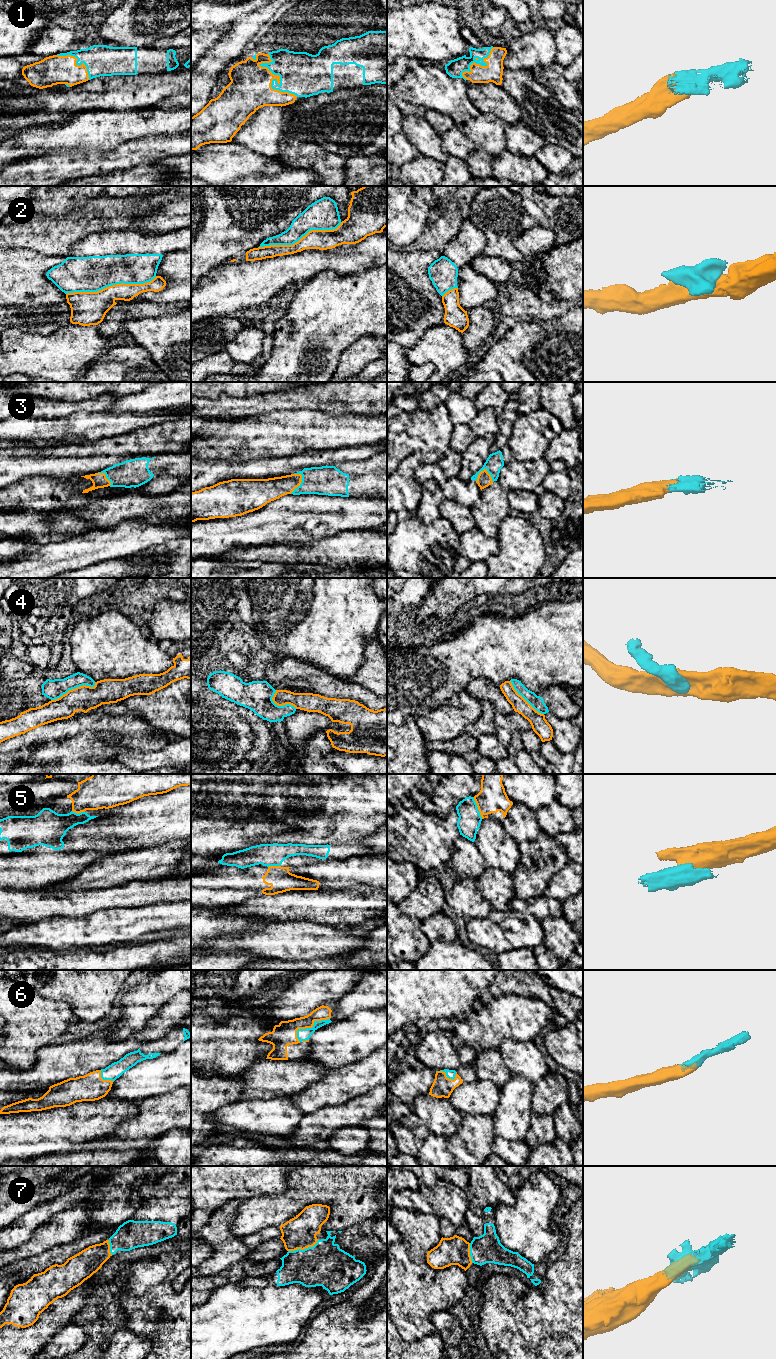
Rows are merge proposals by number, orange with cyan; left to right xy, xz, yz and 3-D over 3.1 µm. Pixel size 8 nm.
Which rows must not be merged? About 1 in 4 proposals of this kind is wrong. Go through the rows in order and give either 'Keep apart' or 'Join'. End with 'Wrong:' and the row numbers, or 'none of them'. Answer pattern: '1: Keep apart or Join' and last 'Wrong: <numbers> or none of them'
1: Join
2: Keep apart
3: Join
4: Keep apart
5: Keep apart
6: Join
7: Join
Wrong: 2, 4, 5

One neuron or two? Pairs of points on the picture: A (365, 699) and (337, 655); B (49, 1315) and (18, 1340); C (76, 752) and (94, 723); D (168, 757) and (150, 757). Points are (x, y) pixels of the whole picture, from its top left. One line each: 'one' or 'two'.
A: two
B: one
C: two
D: one

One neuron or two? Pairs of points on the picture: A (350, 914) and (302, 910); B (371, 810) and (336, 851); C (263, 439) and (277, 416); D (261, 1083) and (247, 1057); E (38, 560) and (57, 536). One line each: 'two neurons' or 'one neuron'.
A: one neuron
B: two neurons
C: one neuron
D: two neurons
E: two neurons

